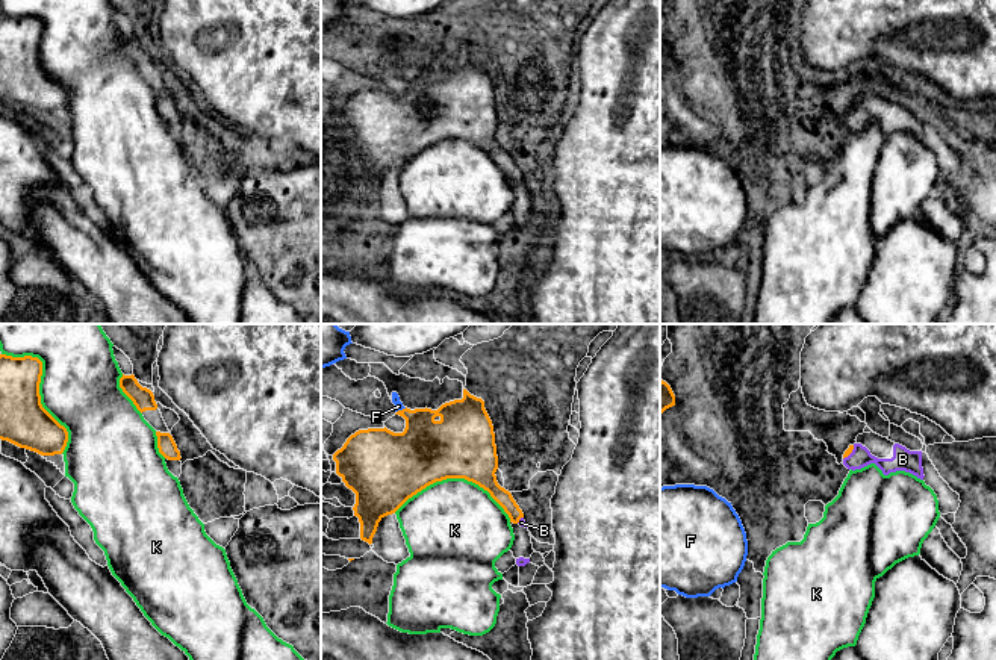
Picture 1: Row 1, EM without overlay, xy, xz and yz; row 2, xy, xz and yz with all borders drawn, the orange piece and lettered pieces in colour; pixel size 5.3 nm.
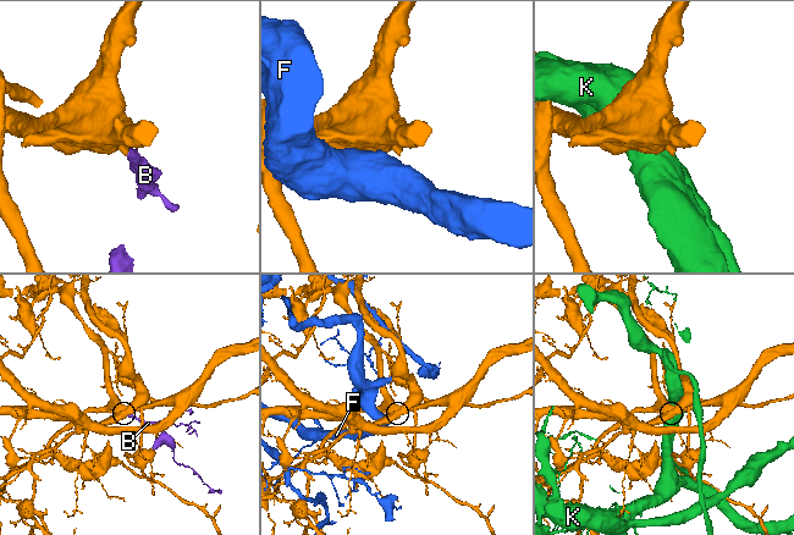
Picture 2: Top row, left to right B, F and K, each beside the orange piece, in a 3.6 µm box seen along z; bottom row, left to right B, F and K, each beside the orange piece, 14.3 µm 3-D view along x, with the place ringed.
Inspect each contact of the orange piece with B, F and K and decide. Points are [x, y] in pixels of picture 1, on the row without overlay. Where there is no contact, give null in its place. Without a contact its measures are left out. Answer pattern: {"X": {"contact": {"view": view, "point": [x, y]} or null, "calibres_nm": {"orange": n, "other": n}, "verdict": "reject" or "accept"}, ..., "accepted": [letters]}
{"B": {"contact": {"view": "yz", "point": [849, 114]}, "calibres_nm": {"orange": 40, "other": 110}, "verdict": "accept"}, "F": {"contact": {"view": "xz", "point": [403, 70]}, "calibres_nm": {"orange": 320, "other": 50}, "verdict": "reject"}, "K": {"contact": {"view": "xy", "point": [38, 49]}, "calibres_nm": {"orange": 260, "other": 420}, "verdict": "reject"}, "accepted": ["B"]}

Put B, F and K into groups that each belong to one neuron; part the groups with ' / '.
B / F / K

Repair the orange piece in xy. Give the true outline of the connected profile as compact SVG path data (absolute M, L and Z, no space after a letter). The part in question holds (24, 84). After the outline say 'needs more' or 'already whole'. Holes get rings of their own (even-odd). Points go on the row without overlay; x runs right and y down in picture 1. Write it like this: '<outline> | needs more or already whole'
M0 15L0 100L41 117L62 115L68 92L41 65L42 23Z | already whole

